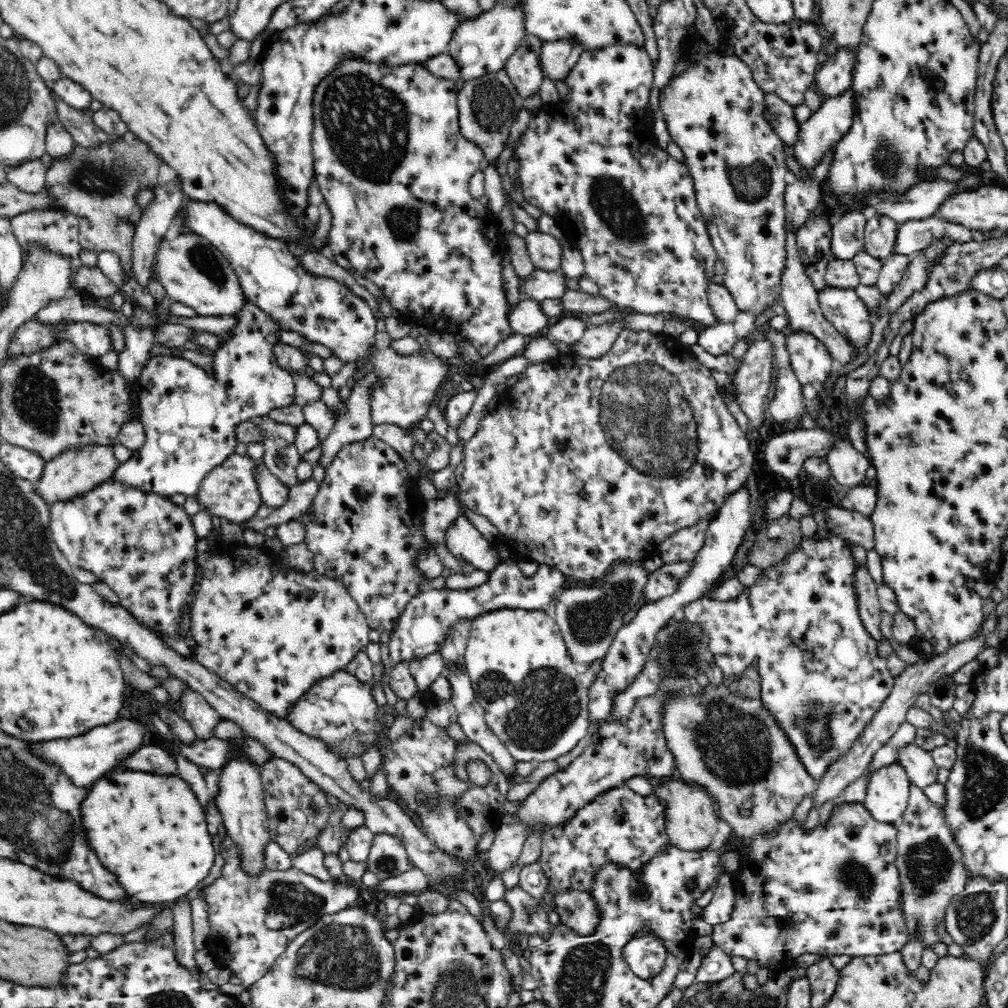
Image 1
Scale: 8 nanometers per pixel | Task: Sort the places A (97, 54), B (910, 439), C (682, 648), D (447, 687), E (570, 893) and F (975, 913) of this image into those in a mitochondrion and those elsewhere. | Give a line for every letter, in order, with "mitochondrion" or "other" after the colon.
A: other
B: mitochondrion
C: mitochondrion
D: other
E: other
F: mitochondrion

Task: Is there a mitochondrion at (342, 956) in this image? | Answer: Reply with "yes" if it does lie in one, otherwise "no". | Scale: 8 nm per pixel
yes

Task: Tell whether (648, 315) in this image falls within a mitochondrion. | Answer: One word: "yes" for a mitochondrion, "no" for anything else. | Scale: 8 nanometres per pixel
no

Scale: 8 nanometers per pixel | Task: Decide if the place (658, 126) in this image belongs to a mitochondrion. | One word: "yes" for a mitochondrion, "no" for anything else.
no

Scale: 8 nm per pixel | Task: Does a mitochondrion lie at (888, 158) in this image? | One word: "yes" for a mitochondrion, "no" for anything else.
yes

